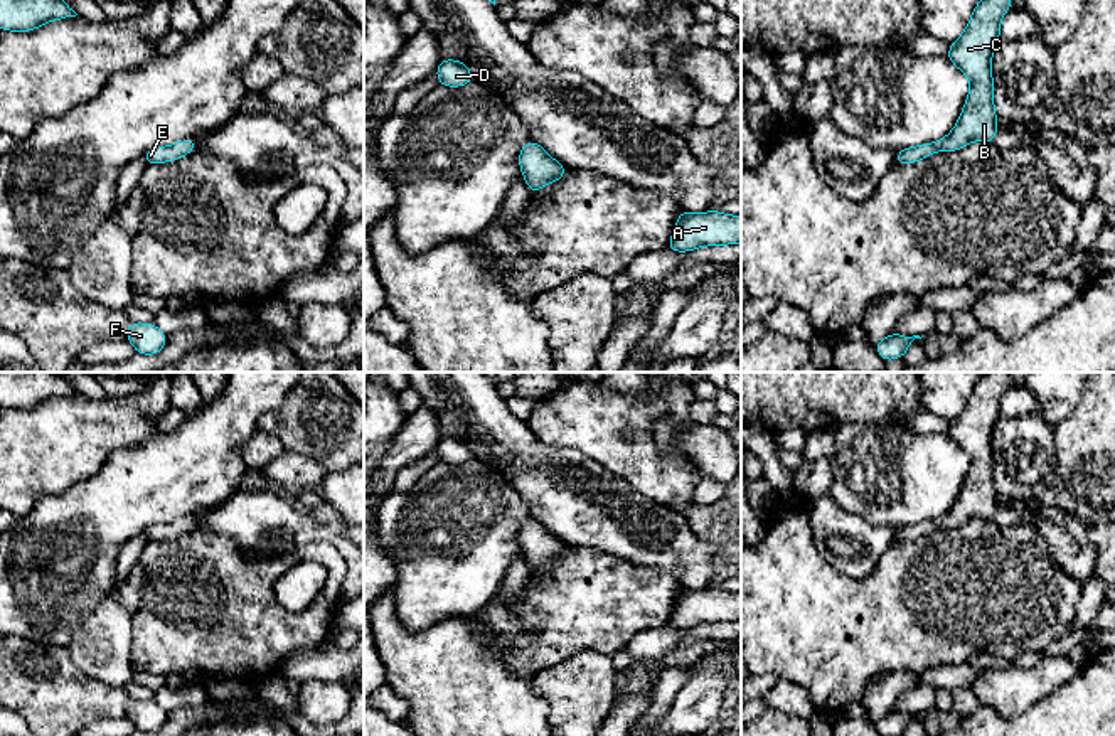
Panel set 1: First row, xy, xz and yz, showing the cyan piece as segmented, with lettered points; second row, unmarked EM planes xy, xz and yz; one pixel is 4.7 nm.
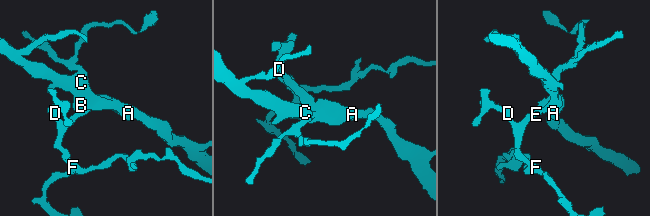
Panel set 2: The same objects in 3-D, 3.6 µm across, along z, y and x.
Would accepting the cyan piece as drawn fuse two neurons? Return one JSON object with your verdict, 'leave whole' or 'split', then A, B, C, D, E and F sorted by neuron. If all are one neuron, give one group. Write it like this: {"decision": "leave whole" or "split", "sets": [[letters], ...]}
{"decision": "leave whole", "sets": [["A", "B", "C", "D", "E", "F"]]}

